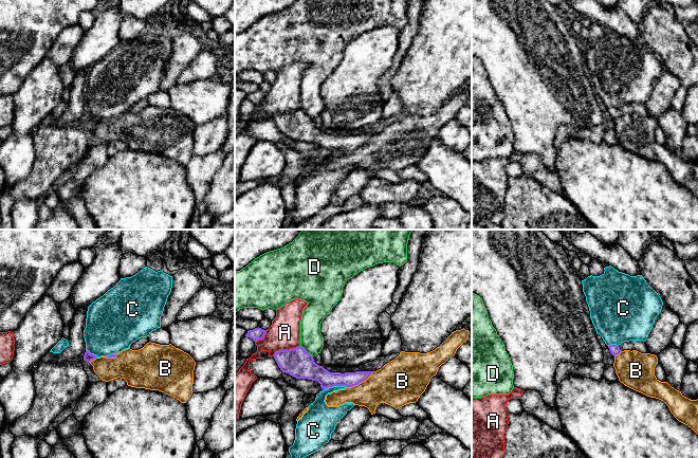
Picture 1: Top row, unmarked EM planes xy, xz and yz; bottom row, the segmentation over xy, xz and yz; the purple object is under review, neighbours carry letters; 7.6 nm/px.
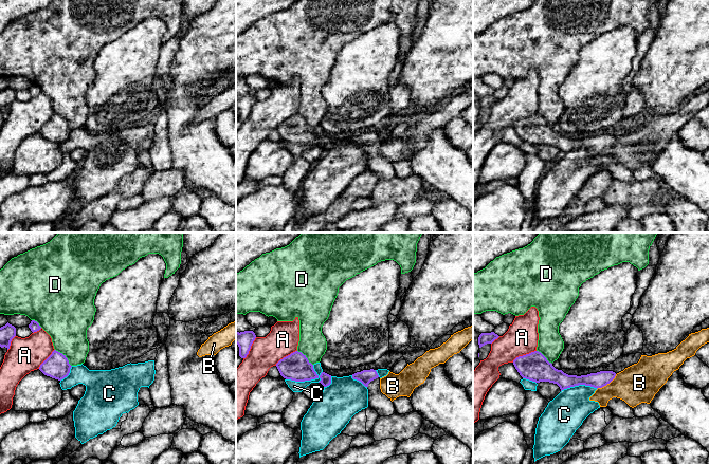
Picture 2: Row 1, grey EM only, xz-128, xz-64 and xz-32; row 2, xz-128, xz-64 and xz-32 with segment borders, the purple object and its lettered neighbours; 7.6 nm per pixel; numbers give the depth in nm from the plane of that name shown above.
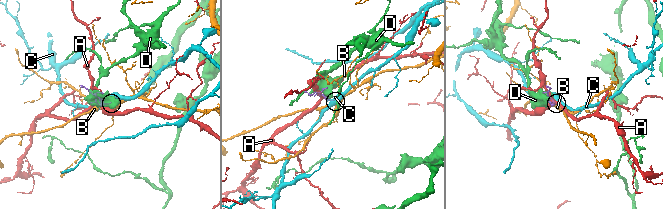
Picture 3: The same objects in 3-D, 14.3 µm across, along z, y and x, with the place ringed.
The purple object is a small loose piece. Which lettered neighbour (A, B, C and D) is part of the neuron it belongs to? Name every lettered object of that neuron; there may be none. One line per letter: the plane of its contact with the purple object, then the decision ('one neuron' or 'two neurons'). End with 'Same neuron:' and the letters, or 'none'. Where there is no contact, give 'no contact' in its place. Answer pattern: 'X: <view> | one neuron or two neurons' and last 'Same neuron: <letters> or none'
A: xz | two neurons
B: xz | two neurons
C: xz | two neurons
D: xz | two neurons
Same neuron: none

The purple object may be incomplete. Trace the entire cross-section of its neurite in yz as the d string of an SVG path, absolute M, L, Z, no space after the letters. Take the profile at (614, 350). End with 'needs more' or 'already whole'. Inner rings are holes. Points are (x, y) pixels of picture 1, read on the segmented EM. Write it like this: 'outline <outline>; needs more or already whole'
outline M629 341L629 342L624 342L621 345L610 345L608 346L610 353L616 356L620 354L624 350L637 350L641 353L649 353L649 350L643 341Z; needs more

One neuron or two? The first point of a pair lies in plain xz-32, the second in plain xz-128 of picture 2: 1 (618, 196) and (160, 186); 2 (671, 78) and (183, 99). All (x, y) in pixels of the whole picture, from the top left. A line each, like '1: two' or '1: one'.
1: one
2: two

